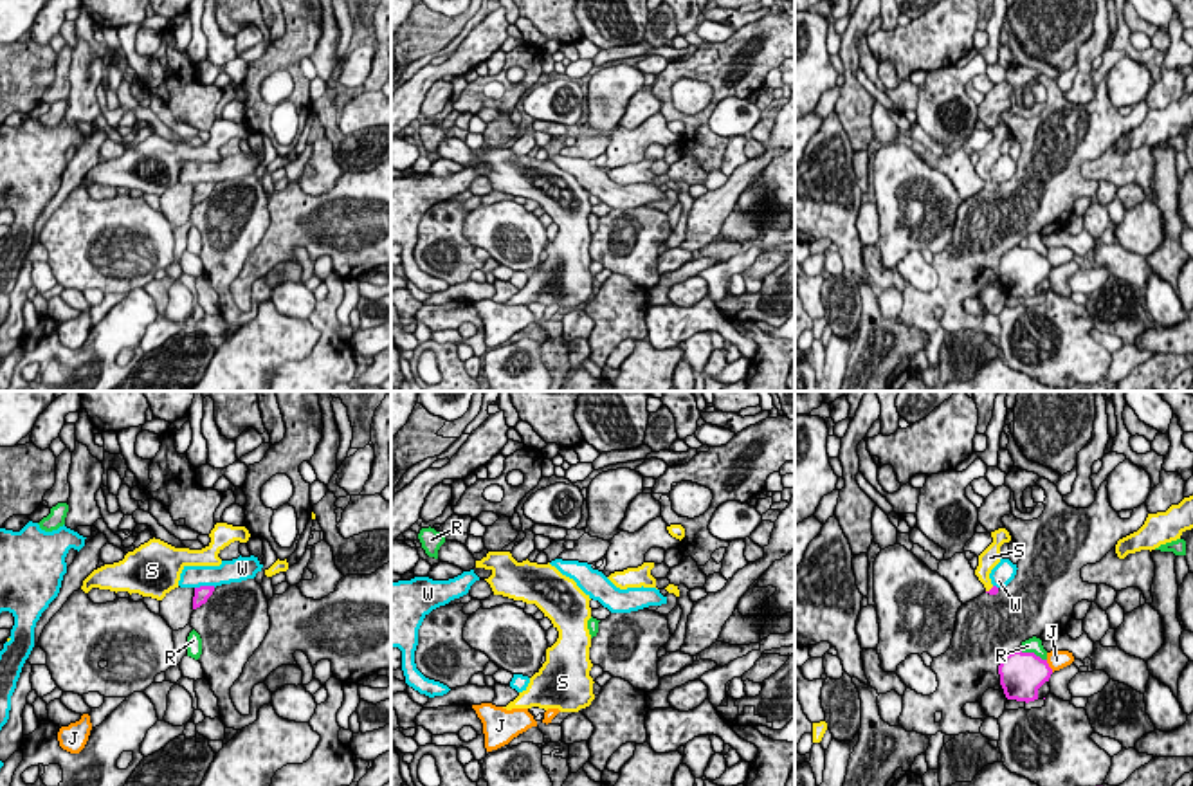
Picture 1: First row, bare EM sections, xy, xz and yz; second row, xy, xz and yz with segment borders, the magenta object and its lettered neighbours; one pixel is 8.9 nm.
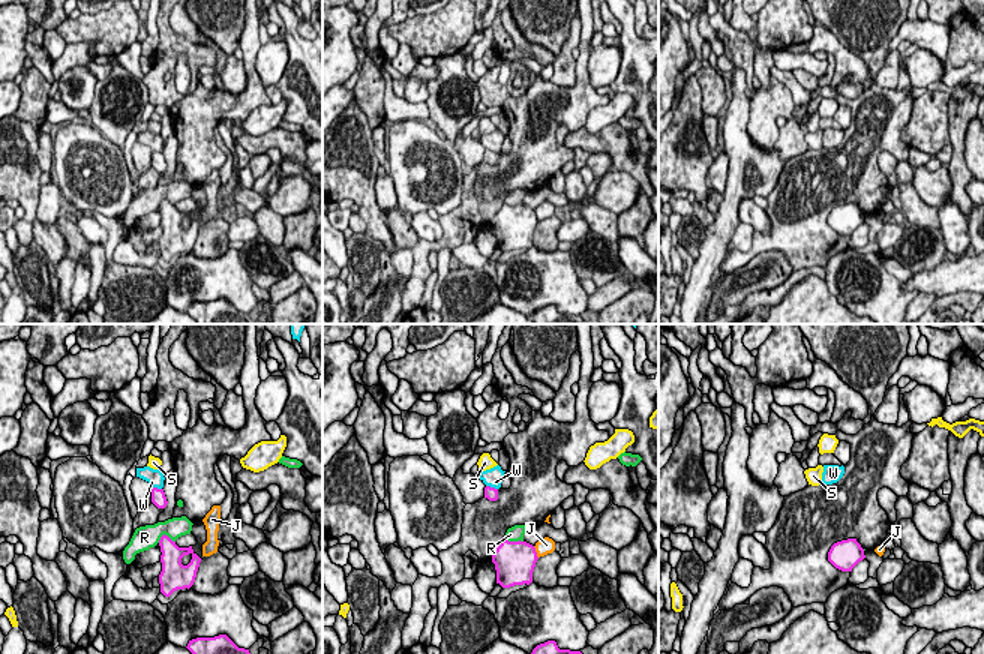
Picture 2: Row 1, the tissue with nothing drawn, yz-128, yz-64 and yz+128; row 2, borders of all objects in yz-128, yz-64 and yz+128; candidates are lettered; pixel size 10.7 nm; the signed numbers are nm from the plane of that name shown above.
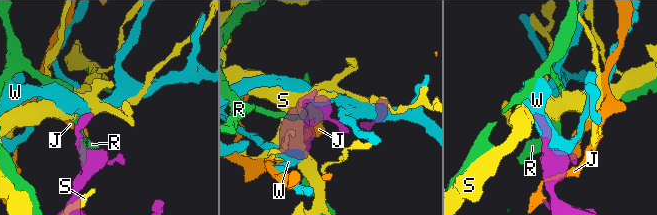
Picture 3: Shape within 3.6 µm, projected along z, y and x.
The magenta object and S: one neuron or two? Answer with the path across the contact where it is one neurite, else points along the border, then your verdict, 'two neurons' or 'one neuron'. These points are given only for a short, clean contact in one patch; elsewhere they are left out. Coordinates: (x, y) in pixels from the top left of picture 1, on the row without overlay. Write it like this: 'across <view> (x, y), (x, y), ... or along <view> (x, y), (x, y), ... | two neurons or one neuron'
across yz (993, 186), (992, 184), (984, 175), (986, 157) | one neuron

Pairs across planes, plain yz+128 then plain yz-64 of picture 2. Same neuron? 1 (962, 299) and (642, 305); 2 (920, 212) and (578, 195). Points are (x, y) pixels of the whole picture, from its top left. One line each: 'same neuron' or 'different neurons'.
1: same neuron
2: different neurons

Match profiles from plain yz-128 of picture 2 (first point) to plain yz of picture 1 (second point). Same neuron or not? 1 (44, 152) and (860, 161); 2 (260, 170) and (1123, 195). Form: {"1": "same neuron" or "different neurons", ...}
{"1": "same neuron", "2": "same neuron"}

